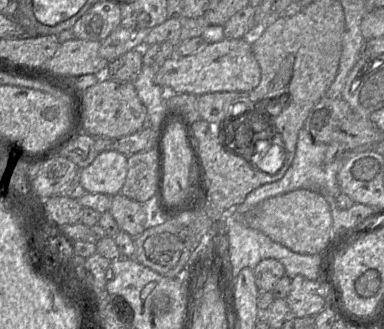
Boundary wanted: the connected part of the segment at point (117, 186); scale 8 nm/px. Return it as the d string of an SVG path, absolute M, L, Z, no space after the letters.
M116 150L98 153L89 166L80 169L81 186L89 193L119 194L127 176L127 158Z

